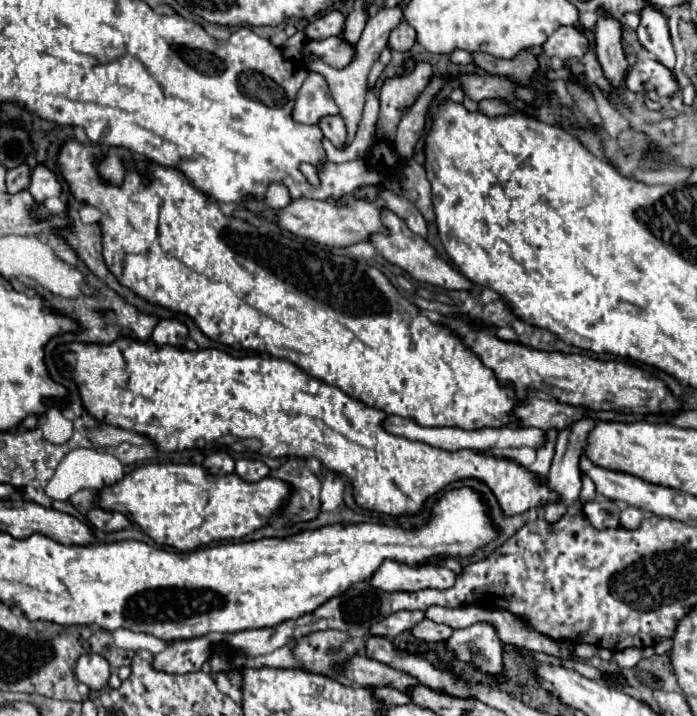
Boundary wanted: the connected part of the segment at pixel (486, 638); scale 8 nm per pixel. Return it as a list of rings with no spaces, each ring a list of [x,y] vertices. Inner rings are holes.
[[[479,622],[469,628],[455,630],[445,644],[447,644],[447,650],[453,652],[457,660],[475,666],[483,674],[495,678],[497,684],[505,682],[503,646],[493,626]]]

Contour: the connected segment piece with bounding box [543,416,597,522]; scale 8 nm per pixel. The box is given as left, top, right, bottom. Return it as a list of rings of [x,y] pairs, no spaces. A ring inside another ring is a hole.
[[[583,416],[581,420],[575,420],[575,424],[563,428],[563,432],[559,432],[559,438],[557,438],[557,444],[555,444],[555,456],[553,456],[553,464],[551,464],[551,470],[549,470],[549,478],[547,478],[547,484],[549,488],[557,490],[561,494],[561,502],[559,504],[547,504],[543,510],[545,510],[545,520],[547,522],[557,522],[569,506],[577,504],[579,500],[579,492],[581,492],[581,472],[579,472],[579,456],[587,444],[587,434],[591,432],[591,428],[595,426],[597,420],[591,420],[591,416]]]

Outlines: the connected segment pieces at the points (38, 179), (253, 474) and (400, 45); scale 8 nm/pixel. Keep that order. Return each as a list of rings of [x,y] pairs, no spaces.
[[[37,166],[33,170],[33,176],[31,176],[29,192],[37,204],[43,204],[47,198],[61,194],[61,184],[51,170],[47,170],[45,166]]]
[[[241,458],[235,464],[235,474],[239,478],[243,478],[245,482],[259,482],[261,478],[265,478],[269,474],[269,468],[261,462],[261,460],[247,460]]]
[[[403,20],[389,36],[389,46],[393,50],[399,50],[399,52],[407,52],[411,50],[413,46],[417,44],[415,40],[415,28],[411,28],[411,24],[407,24],[407,20]]]

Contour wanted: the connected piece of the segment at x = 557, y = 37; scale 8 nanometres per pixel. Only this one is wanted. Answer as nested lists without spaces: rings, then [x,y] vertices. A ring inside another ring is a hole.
[[[561,26],[547,38],[547,42],[541,48],[547,56],[557,56],[561,60],[583,58],[589,48],[589,40],[579,28]]]

